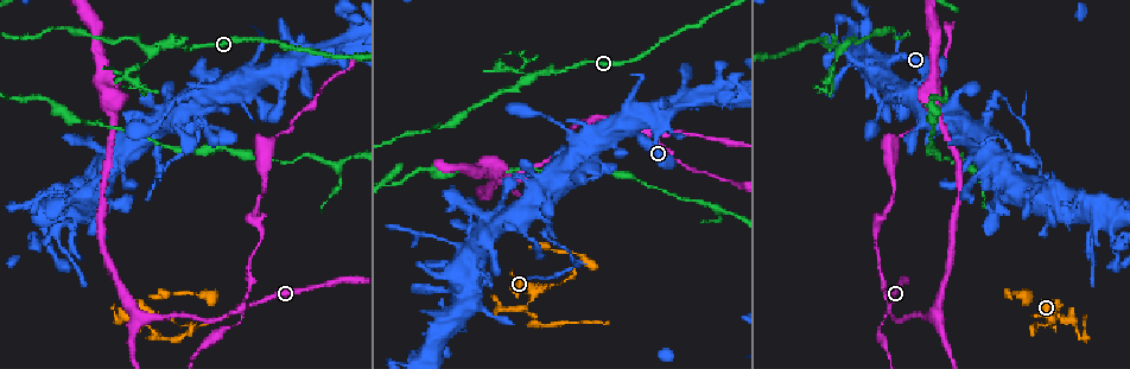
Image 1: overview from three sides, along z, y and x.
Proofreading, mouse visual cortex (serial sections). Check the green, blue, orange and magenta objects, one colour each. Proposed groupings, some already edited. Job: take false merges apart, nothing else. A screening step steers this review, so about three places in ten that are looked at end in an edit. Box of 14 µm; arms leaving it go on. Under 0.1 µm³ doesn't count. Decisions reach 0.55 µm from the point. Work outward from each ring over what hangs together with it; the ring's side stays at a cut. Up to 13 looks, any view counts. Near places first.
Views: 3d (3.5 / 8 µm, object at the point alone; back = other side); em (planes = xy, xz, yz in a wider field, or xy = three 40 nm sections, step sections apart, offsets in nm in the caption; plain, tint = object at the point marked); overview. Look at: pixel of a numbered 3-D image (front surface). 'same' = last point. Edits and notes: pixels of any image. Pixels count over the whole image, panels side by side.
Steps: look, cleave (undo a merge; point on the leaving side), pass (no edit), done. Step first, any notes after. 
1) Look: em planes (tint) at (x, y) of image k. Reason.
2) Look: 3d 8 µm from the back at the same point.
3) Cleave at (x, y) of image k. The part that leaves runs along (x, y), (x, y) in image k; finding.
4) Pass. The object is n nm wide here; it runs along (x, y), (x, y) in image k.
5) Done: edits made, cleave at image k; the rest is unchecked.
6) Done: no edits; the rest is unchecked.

Look: 3d 3.5 µm at (187, 48) of image 1. Narrows sharply.

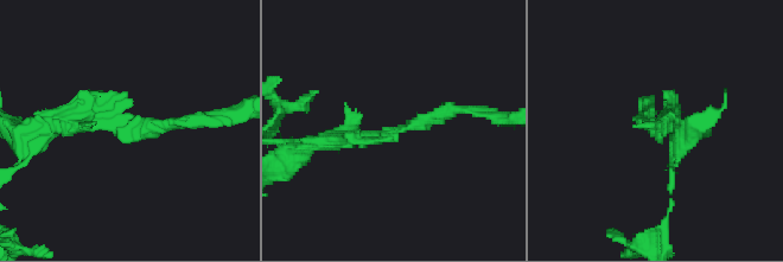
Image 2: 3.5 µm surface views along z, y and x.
Look: em xy step 1 (tint) at (655, 132) of image 2. Shape alone is not enough.

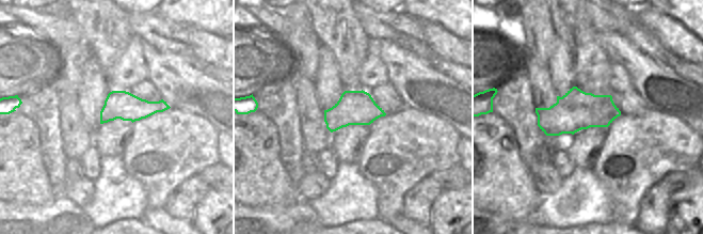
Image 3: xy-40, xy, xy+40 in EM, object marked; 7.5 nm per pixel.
Pass. The object is 260 nm wide here; it runs along (468, 110), (323, 144) in image 2; one cell here.

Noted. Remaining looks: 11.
Look: 3d 3.5 µm at (999, 93) of image 1. Sharp bend.

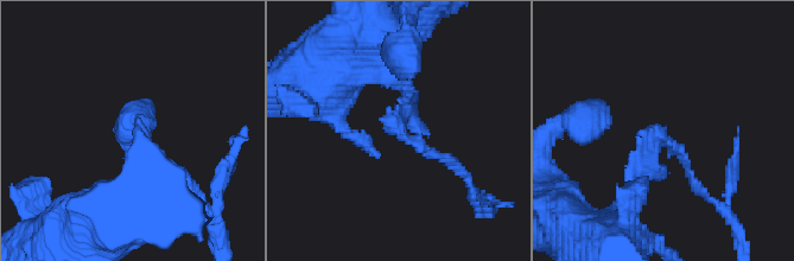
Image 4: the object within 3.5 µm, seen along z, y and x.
Pass. It runs along (406, 88), (399, 131), (453, 164) in image 4; all the same cell.

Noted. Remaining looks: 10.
Look: 3d 3.5 µm at (891, 96) of image 1. Sudden change in width.

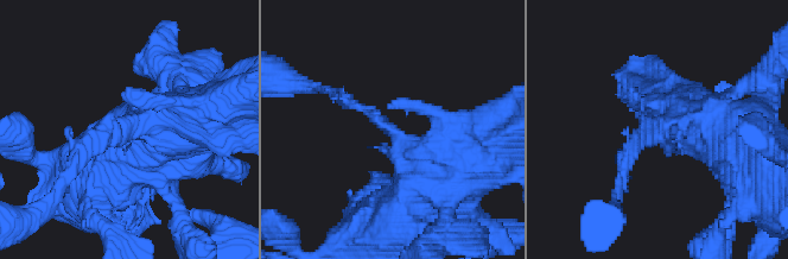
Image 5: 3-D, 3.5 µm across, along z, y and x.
Look: em xy step 5 (tint) at (659, 123) of image 5. The arms are 200, 700 nm wide; need the tissue.

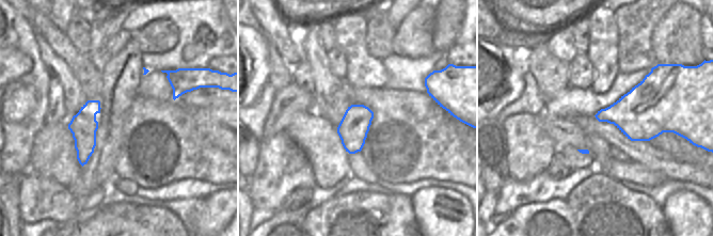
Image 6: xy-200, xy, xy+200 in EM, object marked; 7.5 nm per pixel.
Pass. The object is 220 nm wide here; it runs along (453, 171), (443, 177), (337, 95) in image 5; all the same cell.

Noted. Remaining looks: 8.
Look: 3d 8 µm at (888, 308) of image 1. Sharp bend.

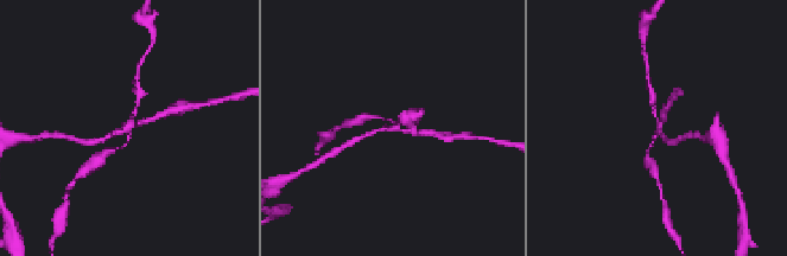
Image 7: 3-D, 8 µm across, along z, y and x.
Look: em xy step 3 (tint) at (134, 124) of image 7. 4 arms meet here; the arms are 100, 150, 150, 200 nm wide.

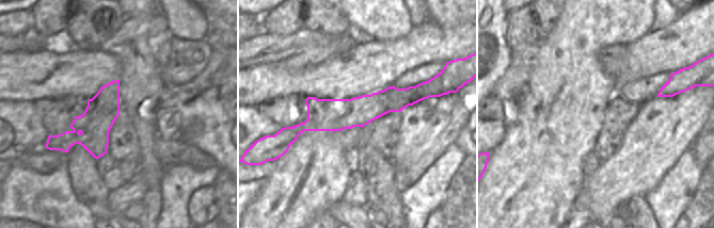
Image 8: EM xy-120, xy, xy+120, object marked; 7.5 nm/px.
Cleave at (140, 94) of image 7. A border runs along (95, 95), (106, 112), (91, 120) in image 8; a second cell is stuck on.

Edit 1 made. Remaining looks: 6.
Look: 3d 3.5 µm at (522, 311) of image 1. Abrupt turn.

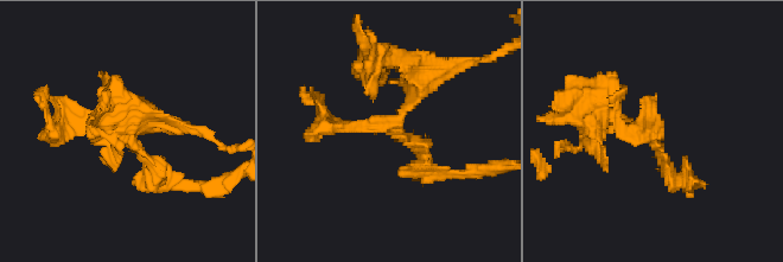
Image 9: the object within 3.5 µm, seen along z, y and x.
Look: em xy step 3 (tint) at (390, 126) of image 9. Now the EM.

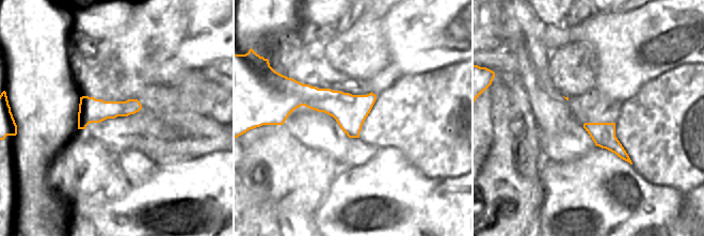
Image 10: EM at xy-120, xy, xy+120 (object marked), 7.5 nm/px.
Pass. Continuous, no second cell.

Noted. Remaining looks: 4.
Done: edits made, cleave at image 7; the rest is unchecked.

